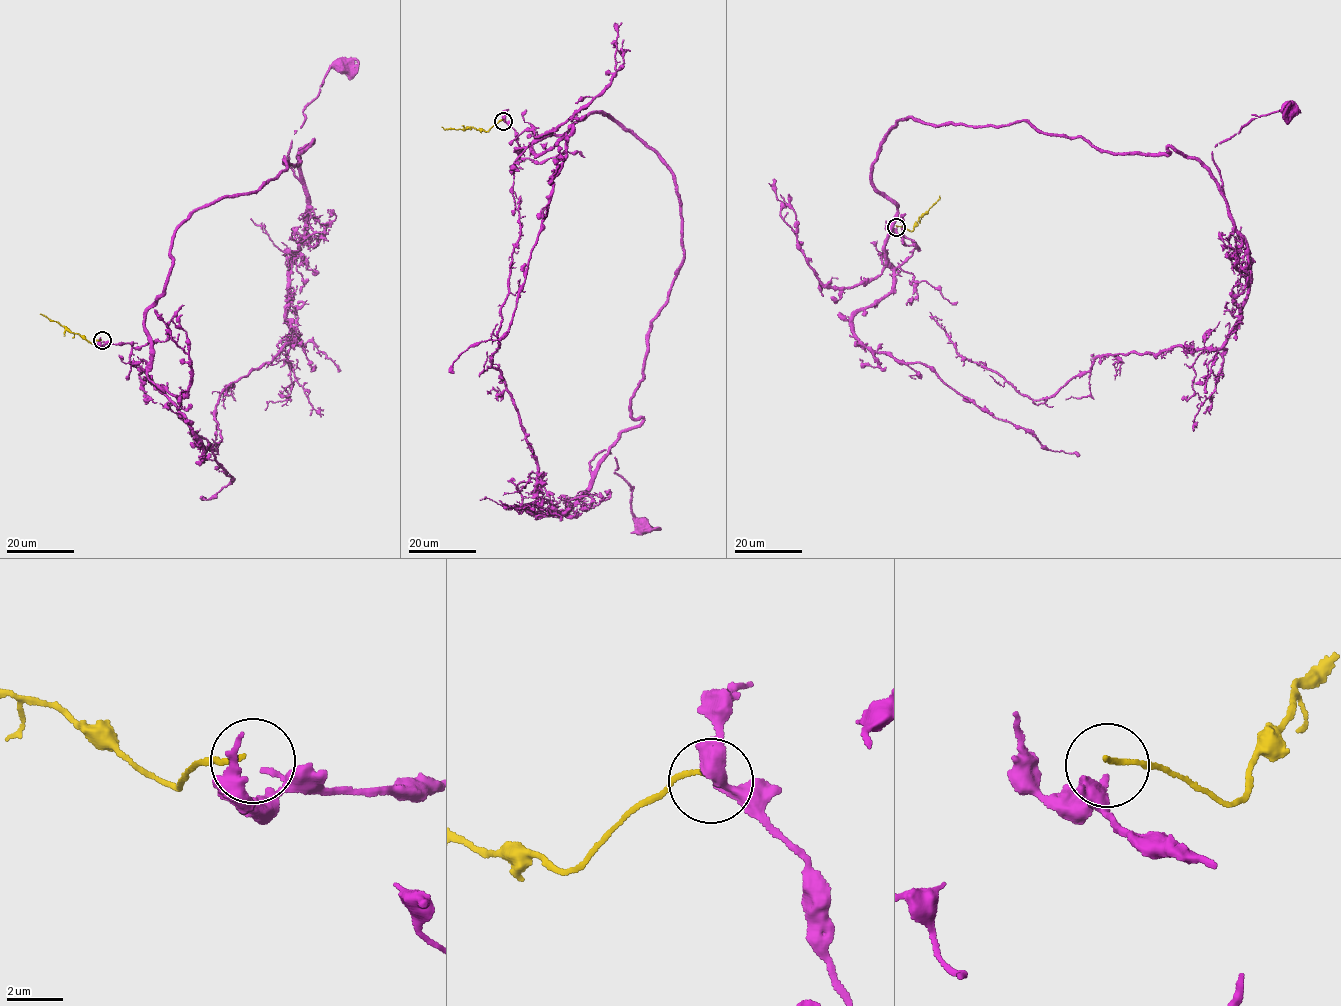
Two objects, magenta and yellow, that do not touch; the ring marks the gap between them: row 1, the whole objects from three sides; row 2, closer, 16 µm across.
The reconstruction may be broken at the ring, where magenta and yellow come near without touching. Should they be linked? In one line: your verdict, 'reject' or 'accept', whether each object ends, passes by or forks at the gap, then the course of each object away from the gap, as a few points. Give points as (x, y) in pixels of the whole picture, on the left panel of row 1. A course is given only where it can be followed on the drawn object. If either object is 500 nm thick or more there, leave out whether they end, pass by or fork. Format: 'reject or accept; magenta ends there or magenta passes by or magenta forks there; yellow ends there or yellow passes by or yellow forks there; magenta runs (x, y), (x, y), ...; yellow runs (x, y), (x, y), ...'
reject; magenta ends there; yellow ends there; magenta runs (102, 341), (130, 343), (146, 368), (145, 310), (176, 228), (314, 140), (298, 177), (291, 139), (340, 65); yellow runs (101, 340), (89, 342), (40, 314)

